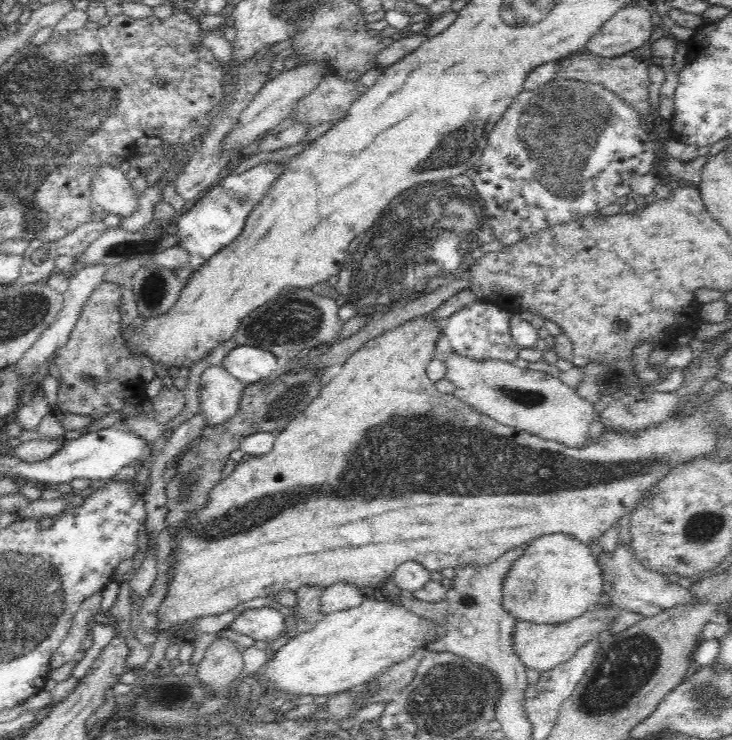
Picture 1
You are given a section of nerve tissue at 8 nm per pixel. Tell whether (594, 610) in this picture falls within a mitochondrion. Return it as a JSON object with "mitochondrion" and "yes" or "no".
{"mitochondrion":"no"}

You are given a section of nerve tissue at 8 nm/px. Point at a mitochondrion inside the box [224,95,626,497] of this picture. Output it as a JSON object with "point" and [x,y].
{"point":[446,224]}

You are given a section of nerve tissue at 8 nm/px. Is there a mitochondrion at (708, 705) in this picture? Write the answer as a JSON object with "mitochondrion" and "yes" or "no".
{"mitochondrion":"yes"}

